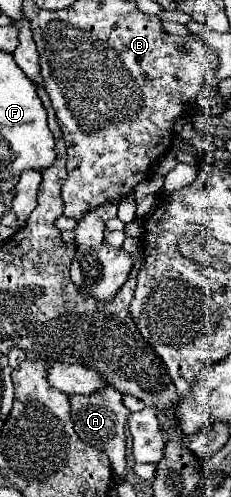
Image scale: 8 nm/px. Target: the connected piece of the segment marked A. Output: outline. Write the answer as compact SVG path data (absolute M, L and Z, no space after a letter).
M103 387L89 395L71 395L71 419L75 425L75 433L89 443L91 447L97 447L99 451L105 451L111 459L113 471L117 479L125 479L125 423L129 417L129 409L121 401L121 393L115 387Z

